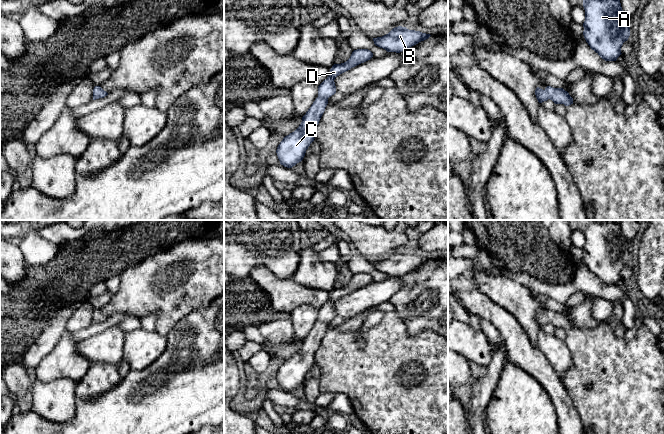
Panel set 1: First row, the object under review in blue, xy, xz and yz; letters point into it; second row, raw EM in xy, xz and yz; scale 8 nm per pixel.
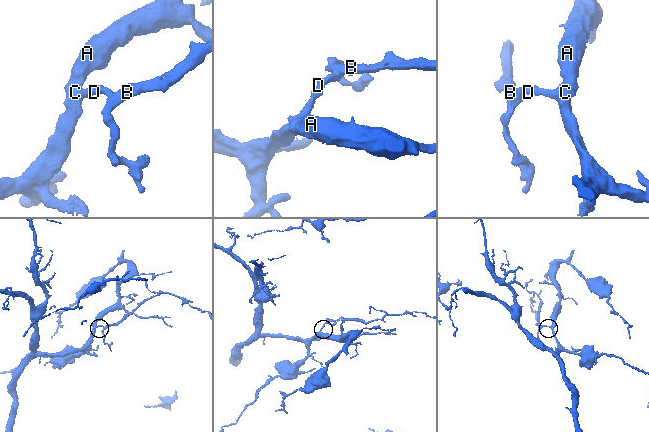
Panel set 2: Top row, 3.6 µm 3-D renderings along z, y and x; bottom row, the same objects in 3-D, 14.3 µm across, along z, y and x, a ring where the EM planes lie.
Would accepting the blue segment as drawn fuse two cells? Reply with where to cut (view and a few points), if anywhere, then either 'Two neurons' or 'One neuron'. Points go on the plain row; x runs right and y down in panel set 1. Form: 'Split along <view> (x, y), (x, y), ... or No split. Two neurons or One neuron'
No split. One neuron

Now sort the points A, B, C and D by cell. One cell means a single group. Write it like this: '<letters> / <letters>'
A B C D

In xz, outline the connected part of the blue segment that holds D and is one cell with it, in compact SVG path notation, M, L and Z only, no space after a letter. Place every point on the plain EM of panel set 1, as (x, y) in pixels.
M357 273L346 286L332 290L330 299L318 310L318 321L302 341L299 351L278 369L276 377L281 389L292 392L303 384L306 374L315 363L315 353L328 328L328 322L336 317L335 302L372 281L370 274Z

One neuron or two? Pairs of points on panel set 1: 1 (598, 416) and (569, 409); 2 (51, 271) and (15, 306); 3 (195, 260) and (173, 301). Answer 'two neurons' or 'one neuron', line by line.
1: two neurons
2: one neuron
3: one neuron

